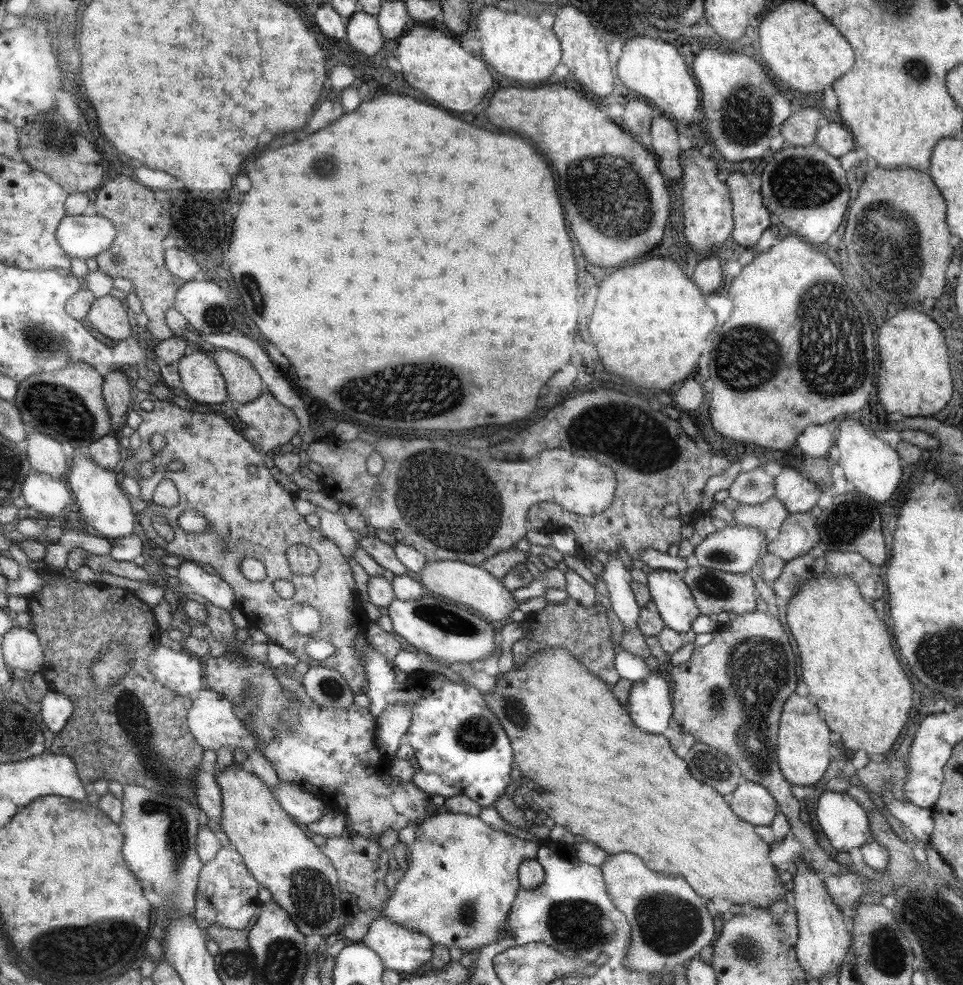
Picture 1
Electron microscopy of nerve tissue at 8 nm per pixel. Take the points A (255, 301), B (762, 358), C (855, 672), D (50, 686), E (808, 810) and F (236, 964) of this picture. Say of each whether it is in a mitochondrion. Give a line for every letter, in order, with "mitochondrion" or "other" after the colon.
A: mitochondrion
B: mitochondrion
C: other
D: other
E: other
F: mitochondrion

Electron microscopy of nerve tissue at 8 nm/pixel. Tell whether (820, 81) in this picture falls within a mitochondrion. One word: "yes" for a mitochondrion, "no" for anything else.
no

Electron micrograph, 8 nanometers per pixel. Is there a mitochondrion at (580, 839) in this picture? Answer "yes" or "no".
no

